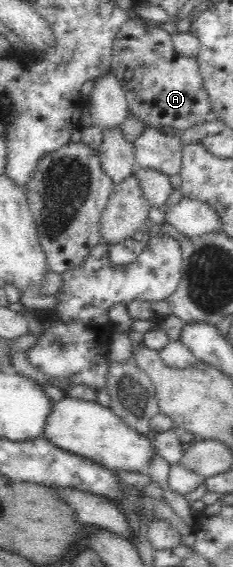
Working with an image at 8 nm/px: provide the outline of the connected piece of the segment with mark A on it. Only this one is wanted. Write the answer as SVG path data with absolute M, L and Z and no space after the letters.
M139 17L136 20L129 19L123 24L113 44L110 67L112 74L121 84L128 102L128 111L131 115L145 122L148 127L159 129L162 126L170 126L181 133L191 126L212 118L212 104L207 91L205 91L203 77L201 77L196 58L178 54L173 49L172 35L154 22Z

